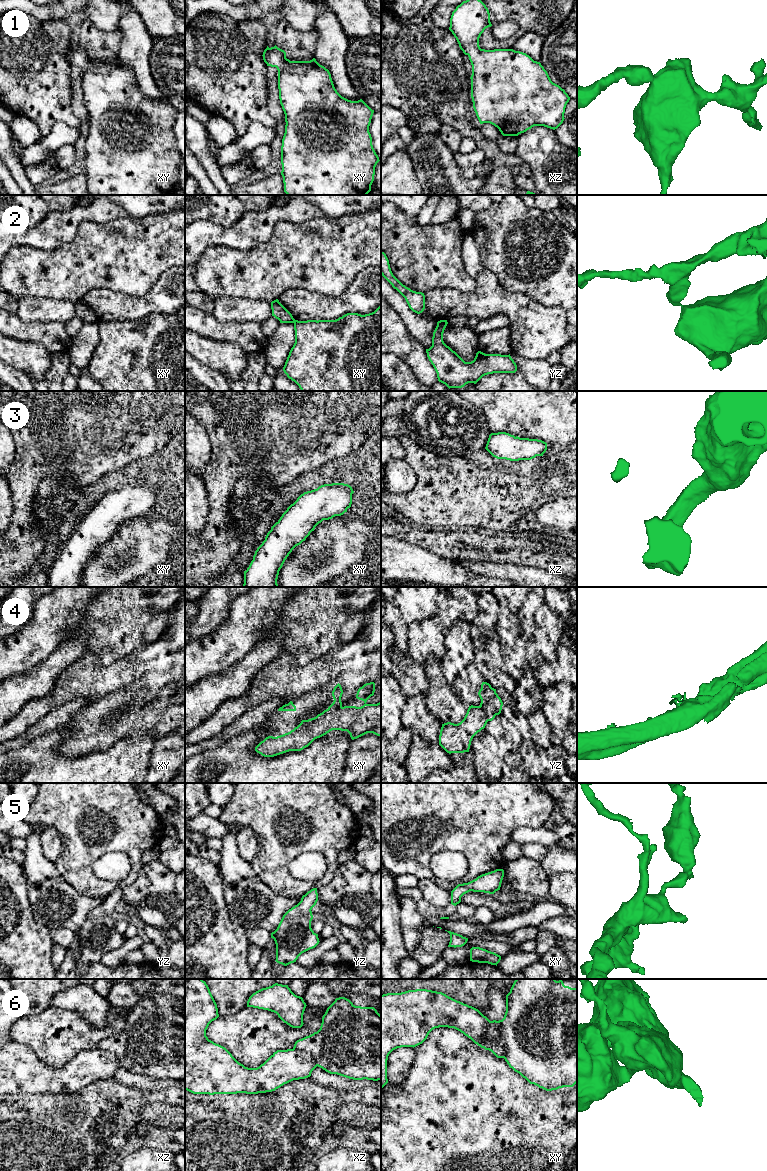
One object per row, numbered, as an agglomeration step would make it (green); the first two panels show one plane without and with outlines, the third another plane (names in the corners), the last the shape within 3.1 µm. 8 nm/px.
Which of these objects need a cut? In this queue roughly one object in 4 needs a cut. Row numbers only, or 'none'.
2, 6

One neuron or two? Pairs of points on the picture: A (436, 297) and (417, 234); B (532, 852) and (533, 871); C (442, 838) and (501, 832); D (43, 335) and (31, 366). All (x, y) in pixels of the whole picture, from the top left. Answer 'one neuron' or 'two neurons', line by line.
A: two neurons
B: two neurons
C: one neuron
D: two neurons

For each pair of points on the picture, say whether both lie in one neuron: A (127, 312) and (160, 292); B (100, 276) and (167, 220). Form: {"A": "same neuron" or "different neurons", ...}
{"A": "same neuron", "B": "same neuron"}

